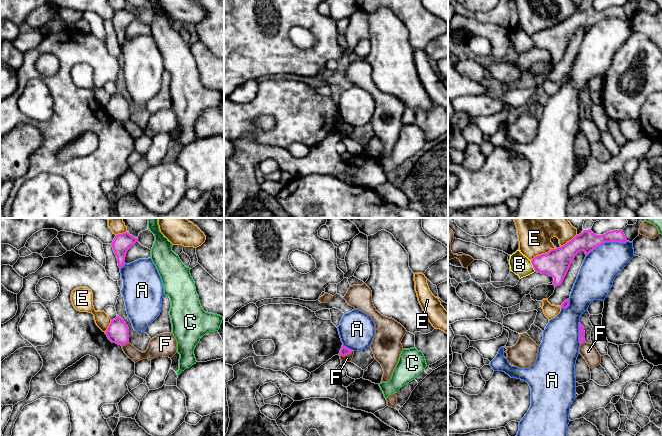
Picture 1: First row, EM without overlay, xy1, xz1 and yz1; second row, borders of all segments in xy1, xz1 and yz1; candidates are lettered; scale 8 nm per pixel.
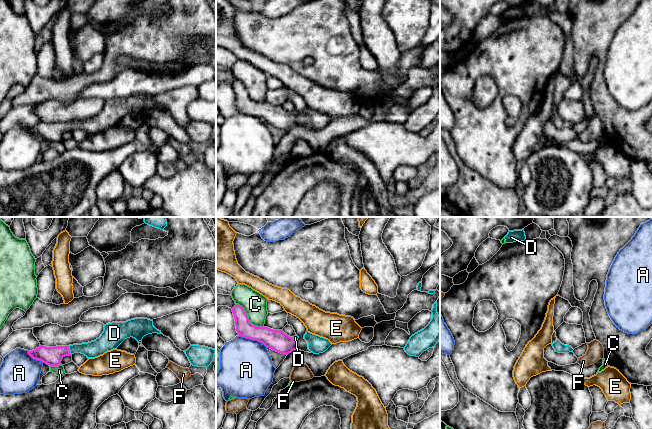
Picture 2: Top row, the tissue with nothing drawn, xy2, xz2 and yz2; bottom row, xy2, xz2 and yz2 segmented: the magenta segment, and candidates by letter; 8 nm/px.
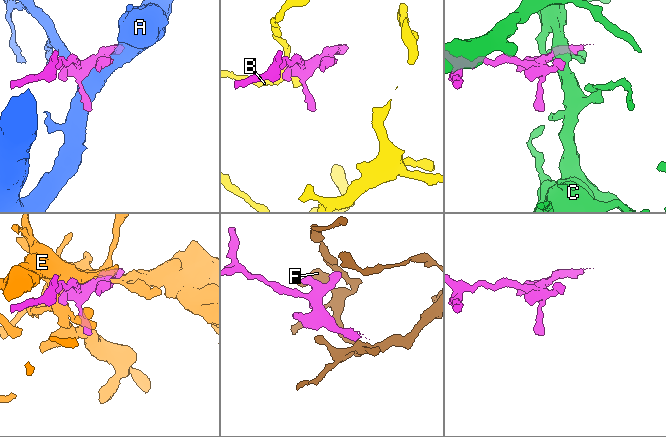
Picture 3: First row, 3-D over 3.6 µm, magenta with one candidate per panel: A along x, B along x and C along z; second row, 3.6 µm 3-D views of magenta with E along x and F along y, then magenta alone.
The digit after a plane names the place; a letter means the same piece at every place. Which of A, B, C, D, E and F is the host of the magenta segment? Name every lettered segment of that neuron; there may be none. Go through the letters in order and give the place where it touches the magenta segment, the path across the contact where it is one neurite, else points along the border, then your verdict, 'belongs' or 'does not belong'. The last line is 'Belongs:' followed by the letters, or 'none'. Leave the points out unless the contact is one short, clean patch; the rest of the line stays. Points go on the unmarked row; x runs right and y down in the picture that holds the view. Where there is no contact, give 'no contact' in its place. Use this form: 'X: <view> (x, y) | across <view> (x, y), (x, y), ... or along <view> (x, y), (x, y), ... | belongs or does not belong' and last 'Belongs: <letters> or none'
A: yz1 (606, 17) | does not belong
B: yz1 (533, 42) | along yz1 (530, 36), (535, 47) | does not belong
C: xz2 (247, 94) | along xz2 (236, 79), (243, 84), (247, 94), (253, 100), (263, 103) | does not belong
D: xy2 (68, 126) | across xy2 (52, 132), (60, 127), (68, 126), (98, 123) | belongs
E: yz1 (543, 30) | does not belong
F: xz1 (345, 130) | along xz1 (352, 126), (347, 130), (339, 131) | does not belong
Belongs: D

